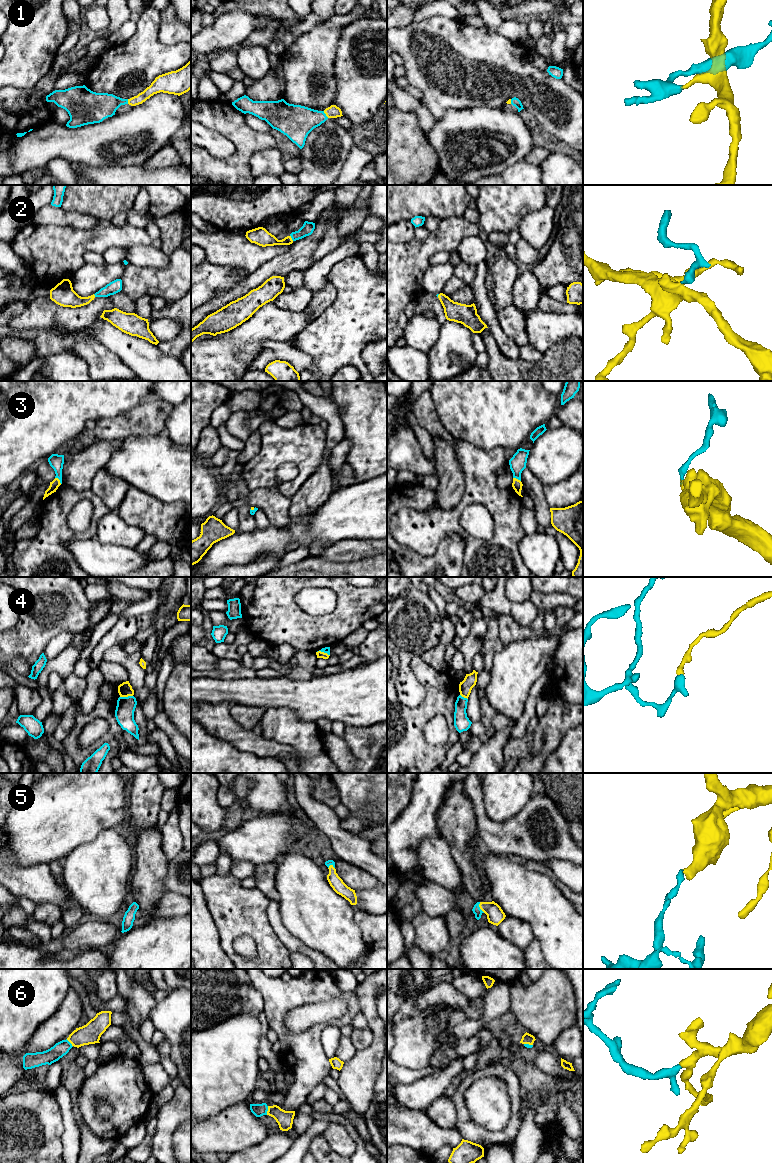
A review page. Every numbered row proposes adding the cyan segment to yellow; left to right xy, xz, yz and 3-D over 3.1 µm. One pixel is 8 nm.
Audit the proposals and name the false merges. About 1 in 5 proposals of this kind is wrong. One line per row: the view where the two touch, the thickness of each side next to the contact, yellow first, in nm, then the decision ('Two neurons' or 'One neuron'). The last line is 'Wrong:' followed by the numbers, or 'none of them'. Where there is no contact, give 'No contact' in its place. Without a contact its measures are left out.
1: Touches yellow in xz. Thickness 100 nm (yellow) against 280 nm. One neuron
2: Touches yellow in xz. Thickness 140 nm (yellow) against 100 nm. One neuron
3: Touches yellow in xy. Thickness 70 nm (yellow) against 120 nm. One neuron
4: Touches yellow in xy. Thickness 110 nm (yellow) against 160 nm. Two neurons
5: Touches yellow in yz. Thickness 140 nm (yellow) against 70 nm. One neuron
6: Touches yellow in xz. Thickness 130 nm (yellow) against 100 nm. One neuron
Wrong: 4

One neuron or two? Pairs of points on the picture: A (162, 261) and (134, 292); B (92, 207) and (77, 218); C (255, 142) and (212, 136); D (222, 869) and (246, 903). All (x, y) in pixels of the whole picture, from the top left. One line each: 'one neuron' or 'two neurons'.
A: two neurons
B: two neurons
C: two neurons
D: two neurons

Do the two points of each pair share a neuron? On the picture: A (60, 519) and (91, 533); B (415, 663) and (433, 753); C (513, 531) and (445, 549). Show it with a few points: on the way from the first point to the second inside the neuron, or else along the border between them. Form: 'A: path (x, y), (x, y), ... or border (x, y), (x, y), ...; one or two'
A: path (64, 528), (71, 535), (82, 535); one
B: path (431, 686), (431, 705), (418, 718), (418, 731); one
C: border (450, 532), (458, 534), (464, 541), (462, 566); two

